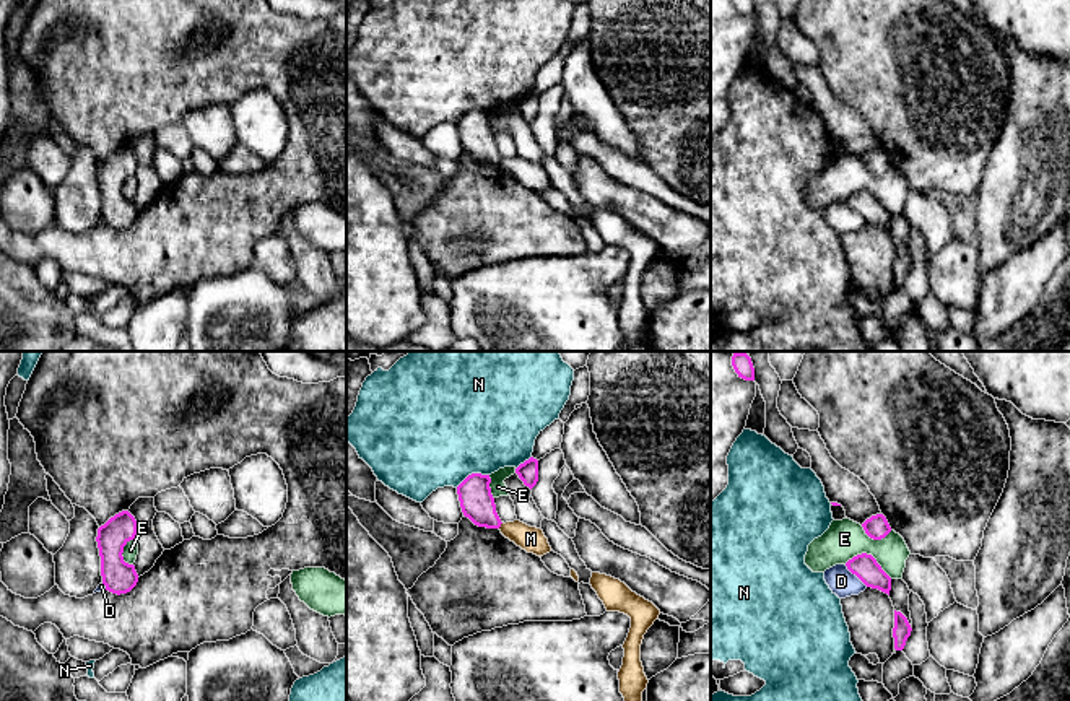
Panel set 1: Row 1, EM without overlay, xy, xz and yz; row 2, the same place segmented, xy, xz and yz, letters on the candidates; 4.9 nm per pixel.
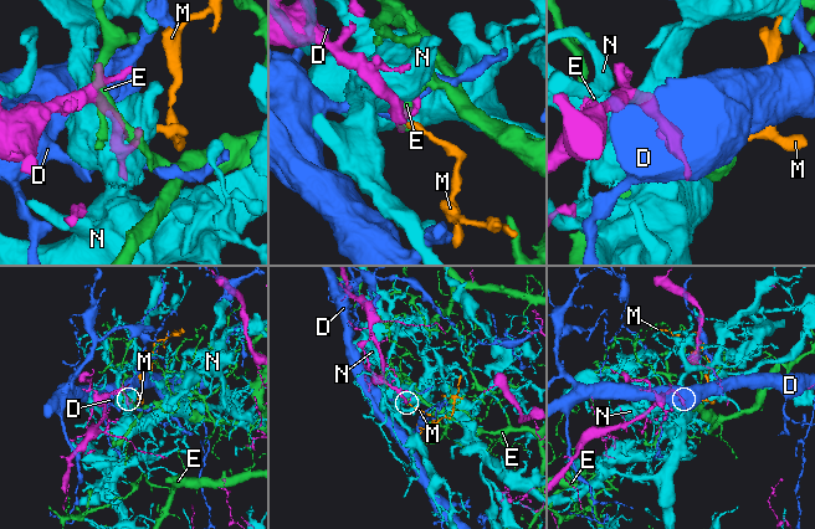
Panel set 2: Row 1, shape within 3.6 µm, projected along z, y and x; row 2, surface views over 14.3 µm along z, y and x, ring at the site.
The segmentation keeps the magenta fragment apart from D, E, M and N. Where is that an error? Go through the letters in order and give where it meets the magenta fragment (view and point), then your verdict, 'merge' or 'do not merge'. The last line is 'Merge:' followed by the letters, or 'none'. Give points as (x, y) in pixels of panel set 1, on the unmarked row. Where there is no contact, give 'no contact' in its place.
D: contact yz (856, 210); do not merge
E: contact yz (869, 191); do not merge
M: contact xz (500, 161); do not merge
N: contact xz (472, 109); do not merge
Merge: none

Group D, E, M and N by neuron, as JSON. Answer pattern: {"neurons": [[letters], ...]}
{"neurons": [["D"], ["E"], ["M"], ["N"]]}

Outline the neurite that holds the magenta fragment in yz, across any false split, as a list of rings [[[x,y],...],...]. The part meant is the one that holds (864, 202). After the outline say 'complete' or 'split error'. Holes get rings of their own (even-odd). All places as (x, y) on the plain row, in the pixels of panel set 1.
[[[862,189],[846,198],[847,205],[855,210],[867,223],[878,224],[889,231],[891,213],[881,205],[872,190]]]; complete

